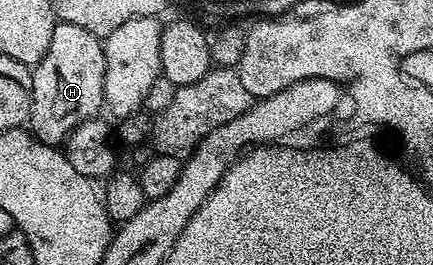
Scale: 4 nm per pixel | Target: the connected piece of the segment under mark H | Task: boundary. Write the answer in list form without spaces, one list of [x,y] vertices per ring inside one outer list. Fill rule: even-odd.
[[[56,21],[53,40],[49,40],[49,52],[45,52],[45,56],[35,63],[31,71],[30,133],[39,141],[58,147],[68,137],[69,132],[74,131],[85,119],[96,117],[104,109],[104,80],[105,52],[102,41],[93,32],[85,32],[85,28],[77,28],[77,24]]]

